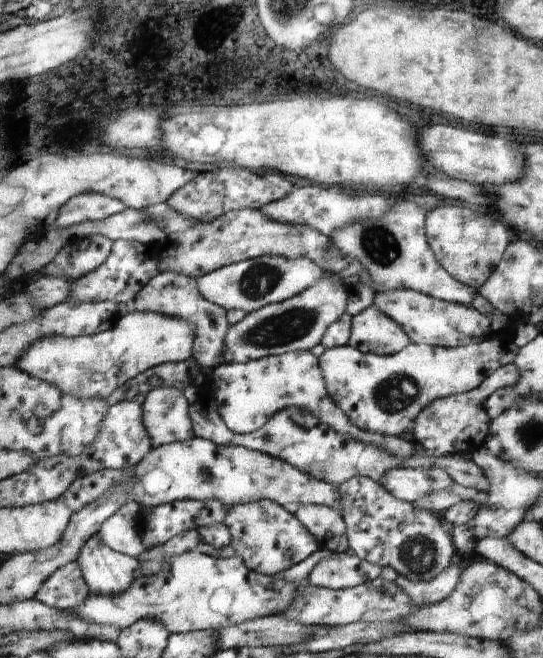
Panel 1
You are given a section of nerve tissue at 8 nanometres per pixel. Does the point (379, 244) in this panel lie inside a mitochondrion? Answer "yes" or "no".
yes

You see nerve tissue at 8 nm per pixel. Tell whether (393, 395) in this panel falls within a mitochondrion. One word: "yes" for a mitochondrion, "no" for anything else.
yes

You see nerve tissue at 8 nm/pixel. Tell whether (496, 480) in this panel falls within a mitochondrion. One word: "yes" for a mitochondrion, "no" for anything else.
no

